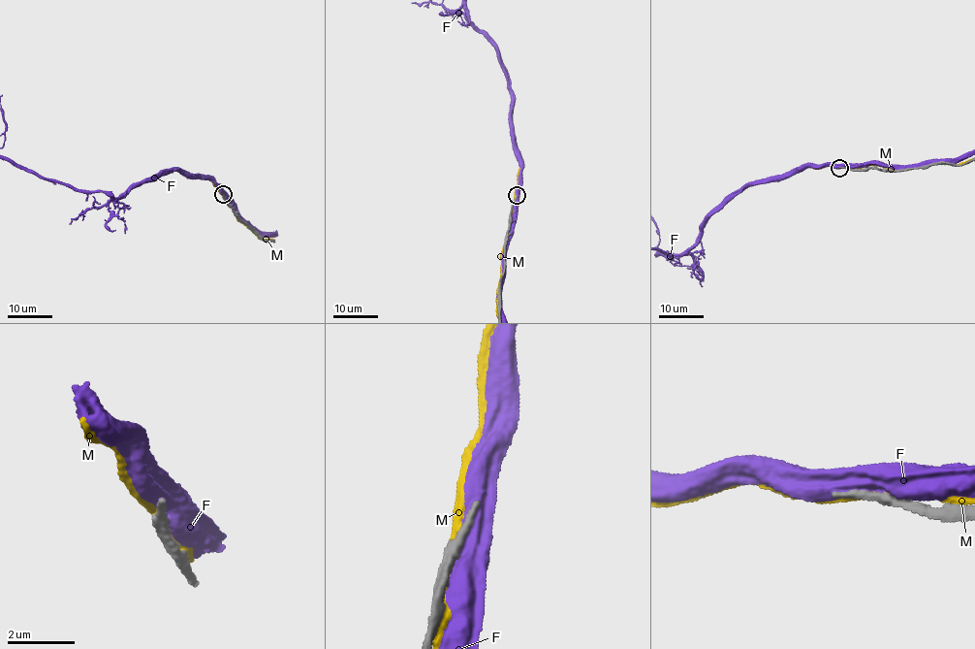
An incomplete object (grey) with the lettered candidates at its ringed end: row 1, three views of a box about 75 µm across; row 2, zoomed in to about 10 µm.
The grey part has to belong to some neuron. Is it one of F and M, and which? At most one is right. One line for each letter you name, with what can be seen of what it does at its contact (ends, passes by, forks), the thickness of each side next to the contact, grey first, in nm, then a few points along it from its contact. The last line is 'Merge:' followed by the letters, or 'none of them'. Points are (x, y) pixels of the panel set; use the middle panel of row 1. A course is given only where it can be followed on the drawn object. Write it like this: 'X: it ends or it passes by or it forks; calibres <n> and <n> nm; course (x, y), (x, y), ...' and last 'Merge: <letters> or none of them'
Merge: none of them

